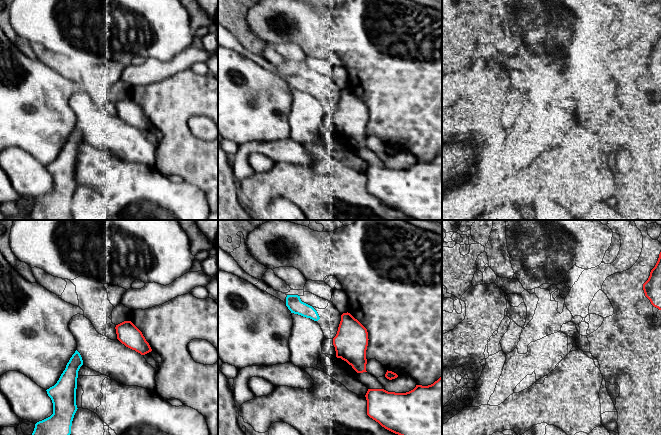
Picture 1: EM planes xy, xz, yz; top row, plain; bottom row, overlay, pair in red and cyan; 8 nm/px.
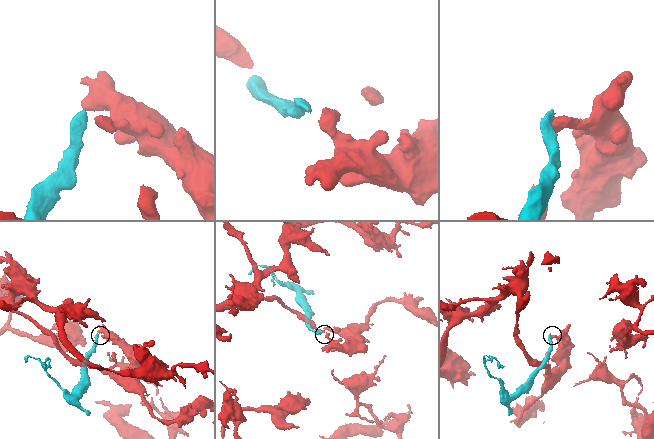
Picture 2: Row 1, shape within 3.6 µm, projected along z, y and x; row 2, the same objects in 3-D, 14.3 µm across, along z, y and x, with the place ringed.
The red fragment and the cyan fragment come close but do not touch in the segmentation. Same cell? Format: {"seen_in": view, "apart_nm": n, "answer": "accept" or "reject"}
{"seen_in": "xz", "apart_nm": 170, "answer": "reject"}

